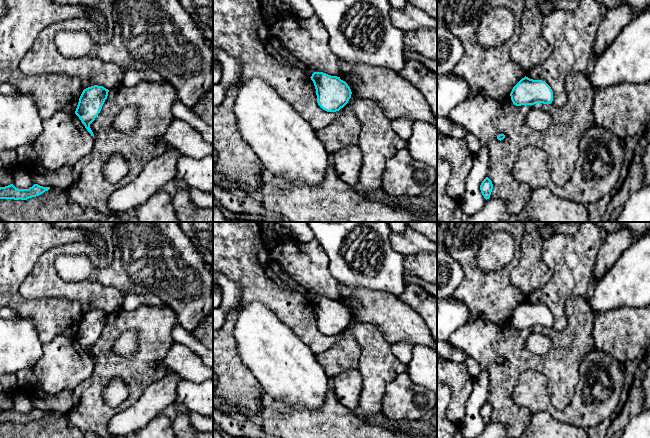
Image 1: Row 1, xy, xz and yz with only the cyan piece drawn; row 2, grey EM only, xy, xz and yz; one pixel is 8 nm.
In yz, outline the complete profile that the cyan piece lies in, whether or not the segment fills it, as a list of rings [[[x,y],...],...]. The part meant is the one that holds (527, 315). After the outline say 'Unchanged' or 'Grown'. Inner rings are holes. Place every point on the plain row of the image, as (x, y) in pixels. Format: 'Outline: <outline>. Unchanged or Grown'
Outline: [[[526,300],[513,311],[510,320],[516,330],[536,327],[548,329],[553,325],[553,315],[545,305],[533,304]]]. Unchanged

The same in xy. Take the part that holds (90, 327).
Outline: [[[94,309],[83,314],[75,335],[87,355],[94,361],[90,348],[100,337],[107,323],[109,314],[103,310]]]. Unchanged

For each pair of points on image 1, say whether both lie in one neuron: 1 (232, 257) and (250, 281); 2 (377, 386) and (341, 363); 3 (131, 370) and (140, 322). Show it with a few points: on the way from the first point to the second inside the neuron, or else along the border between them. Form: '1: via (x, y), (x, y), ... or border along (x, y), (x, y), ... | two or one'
1: via (238, 263), (250, 275) | one
2: border along (359, 345), (359, 366), (357, 369) | two
3: via (143, 358), (145, 356), (145, 334) | one

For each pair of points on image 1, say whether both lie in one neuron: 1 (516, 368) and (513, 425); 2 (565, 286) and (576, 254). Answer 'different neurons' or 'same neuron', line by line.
1: same neuron
2: same neuron

